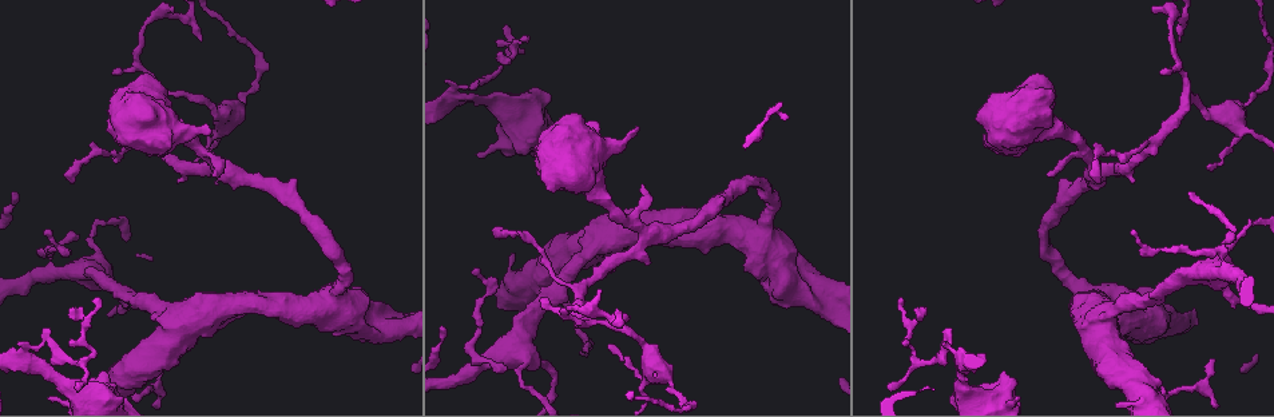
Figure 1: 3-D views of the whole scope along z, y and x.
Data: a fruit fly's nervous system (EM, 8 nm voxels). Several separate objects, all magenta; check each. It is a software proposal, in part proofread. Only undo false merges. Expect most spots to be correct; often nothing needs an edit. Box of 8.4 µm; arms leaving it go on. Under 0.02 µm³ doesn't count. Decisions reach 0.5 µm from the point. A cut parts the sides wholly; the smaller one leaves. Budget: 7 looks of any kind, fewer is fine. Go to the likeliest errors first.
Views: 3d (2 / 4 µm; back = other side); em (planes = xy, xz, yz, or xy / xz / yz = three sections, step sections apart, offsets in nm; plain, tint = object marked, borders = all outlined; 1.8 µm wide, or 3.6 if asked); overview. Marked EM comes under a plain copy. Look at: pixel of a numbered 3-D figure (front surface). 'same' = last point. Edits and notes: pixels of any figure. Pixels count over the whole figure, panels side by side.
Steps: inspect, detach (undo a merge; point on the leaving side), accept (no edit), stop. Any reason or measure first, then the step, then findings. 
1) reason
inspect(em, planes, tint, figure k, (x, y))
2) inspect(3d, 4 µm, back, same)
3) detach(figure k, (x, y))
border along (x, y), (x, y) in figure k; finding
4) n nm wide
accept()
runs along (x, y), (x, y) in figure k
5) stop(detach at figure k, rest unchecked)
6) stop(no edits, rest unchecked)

sharp bend
inspect(em, planes, tint, figure 1, (337, 298))

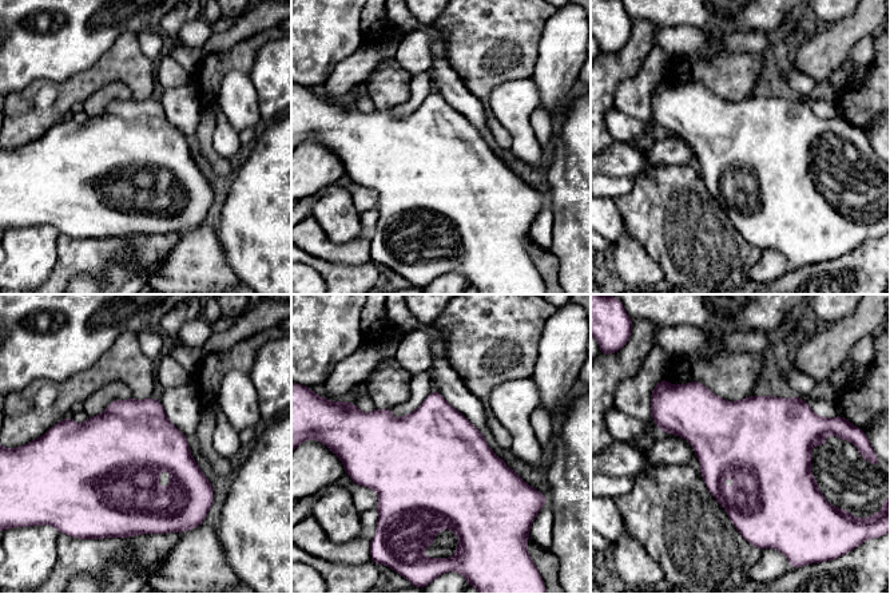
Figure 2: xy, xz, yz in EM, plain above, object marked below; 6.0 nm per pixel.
550 nm wide
accept()
continuous, no second neuron

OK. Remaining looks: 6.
three arms meet
inspect(3d, 4 µm, figure 1, (1210, 110))

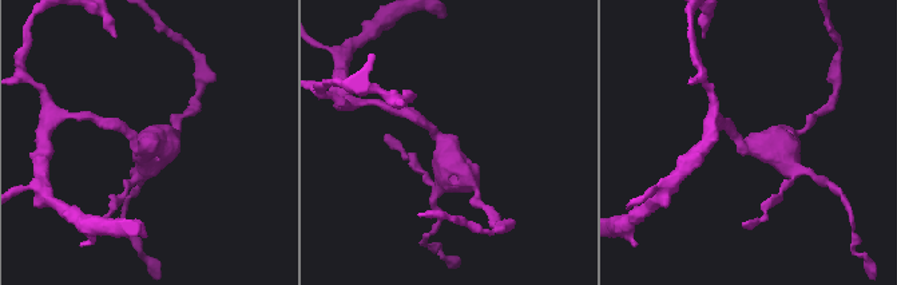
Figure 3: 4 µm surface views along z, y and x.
3 arms; now the EM
inspect(em, 3.6 µm, planes, tint, figure 3, (448, 140))

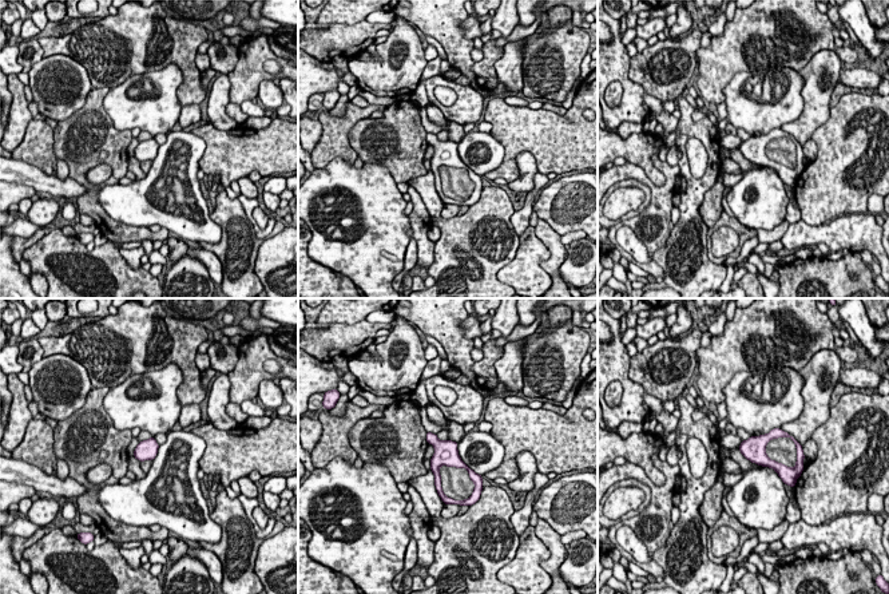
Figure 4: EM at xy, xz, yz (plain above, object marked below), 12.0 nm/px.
accept()
one neuron here

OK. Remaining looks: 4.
abrupt turn
inspect(3d, 4 µm, figure 1, (1007, 129))

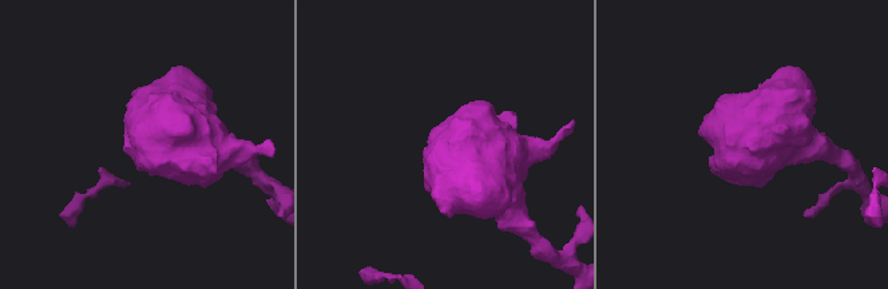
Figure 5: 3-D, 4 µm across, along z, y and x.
inspect(em, 3.6 µm, xz, step 4, borders, figure 5, (443, 143))

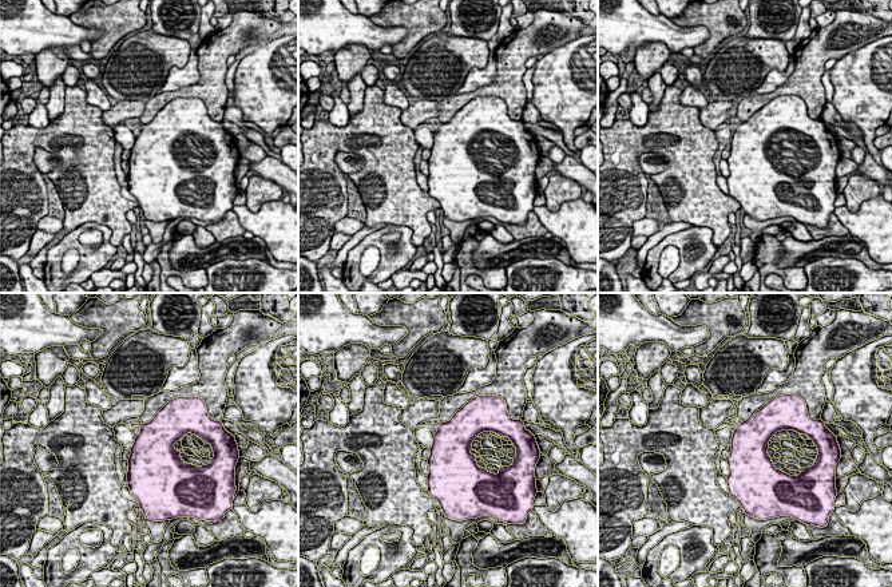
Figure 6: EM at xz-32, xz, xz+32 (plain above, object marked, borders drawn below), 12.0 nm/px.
accept()
continuous, no second neuron

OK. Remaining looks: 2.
stop(no edits, rest unchecked)

